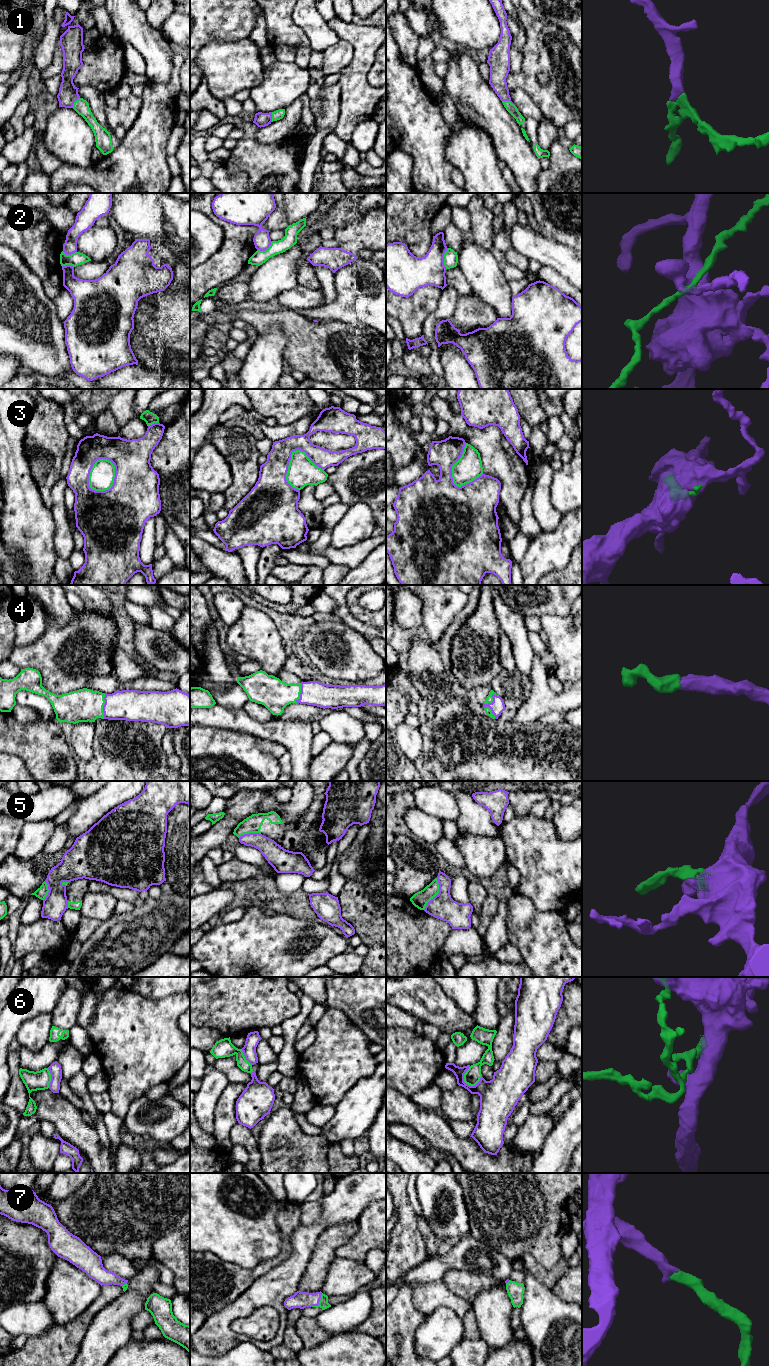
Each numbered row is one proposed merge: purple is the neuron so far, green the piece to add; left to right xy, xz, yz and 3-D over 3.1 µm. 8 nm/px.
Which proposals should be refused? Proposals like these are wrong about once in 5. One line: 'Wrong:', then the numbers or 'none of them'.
Wrong: 2, 3, 5, 6

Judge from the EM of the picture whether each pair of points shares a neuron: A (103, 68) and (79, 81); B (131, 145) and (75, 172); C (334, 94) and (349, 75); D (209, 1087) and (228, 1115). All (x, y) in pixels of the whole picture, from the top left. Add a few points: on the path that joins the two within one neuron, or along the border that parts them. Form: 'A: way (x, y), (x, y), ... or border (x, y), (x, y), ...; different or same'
A: way (97, 74), (85, 76); same
B: way (124, 161), (110, 175), (91, 175); same
C: border (338, 82), (340, 86), (339, 109); different
D: border (229, 1083), (216, 1104), (213, 1123); different

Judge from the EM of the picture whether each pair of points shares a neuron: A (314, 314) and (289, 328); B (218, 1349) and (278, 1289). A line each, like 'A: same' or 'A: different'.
A: different
B: same

